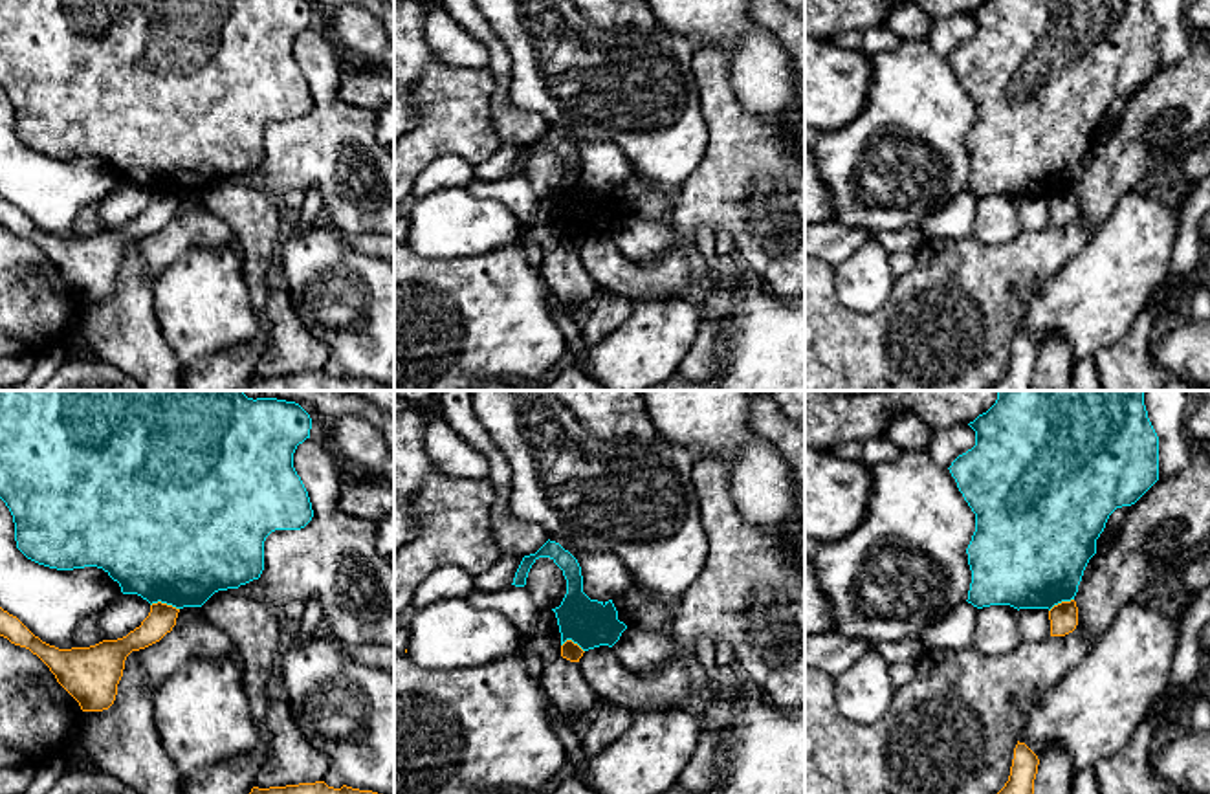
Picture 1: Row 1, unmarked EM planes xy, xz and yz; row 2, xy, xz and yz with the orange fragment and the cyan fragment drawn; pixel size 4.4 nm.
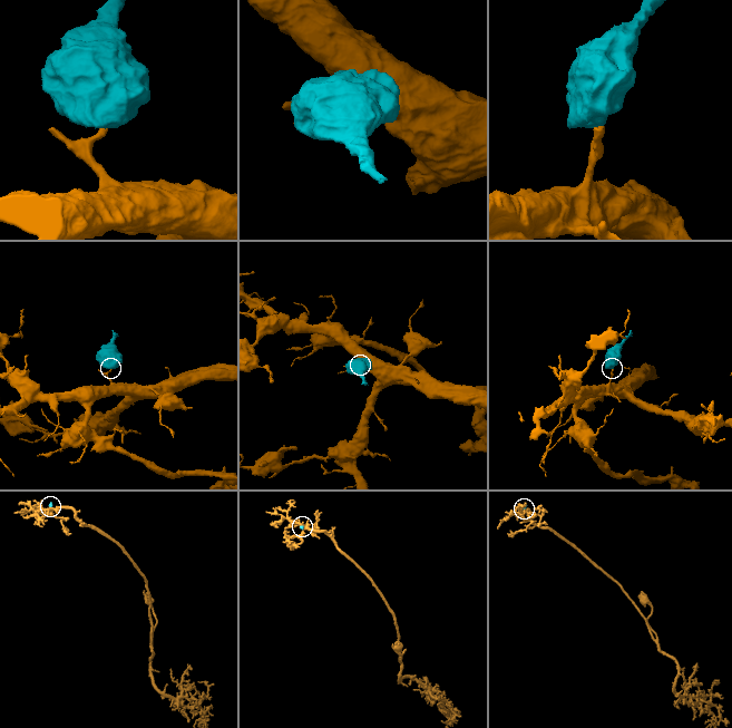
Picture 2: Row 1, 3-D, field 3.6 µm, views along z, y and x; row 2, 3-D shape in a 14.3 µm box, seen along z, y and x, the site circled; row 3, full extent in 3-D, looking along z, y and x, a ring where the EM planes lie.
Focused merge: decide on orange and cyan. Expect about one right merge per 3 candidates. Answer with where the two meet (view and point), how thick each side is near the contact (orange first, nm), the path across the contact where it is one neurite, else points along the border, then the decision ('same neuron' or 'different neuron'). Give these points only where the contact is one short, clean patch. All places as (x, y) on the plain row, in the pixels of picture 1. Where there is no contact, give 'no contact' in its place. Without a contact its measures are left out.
meets orange in xy at (165, 193); 120 nm thick on the orange side, 500 nm on the other; border along xy (151, 193), (164, 191), (178, 198); different neuron

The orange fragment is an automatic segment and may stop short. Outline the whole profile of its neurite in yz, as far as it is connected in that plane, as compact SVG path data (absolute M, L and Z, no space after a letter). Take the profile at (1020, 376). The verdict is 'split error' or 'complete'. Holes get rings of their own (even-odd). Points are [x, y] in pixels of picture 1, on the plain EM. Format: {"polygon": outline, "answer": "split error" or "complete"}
{"polygon": "M1018 330L1008 370L988 391L1030 391L1034 383L1038 354L1038 345L1025 332Z", "answer": "complete"}

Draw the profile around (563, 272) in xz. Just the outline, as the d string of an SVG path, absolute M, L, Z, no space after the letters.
M563 246L546 249L541 260L541 277L550 292L563 301L590 304L601 288L585 270L579 253Z

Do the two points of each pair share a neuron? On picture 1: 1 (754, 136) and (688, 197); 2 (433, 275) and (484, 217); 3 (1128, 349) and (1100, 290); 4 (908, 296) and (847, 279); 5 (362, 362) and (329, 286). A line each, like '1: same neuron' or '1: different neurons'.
1: same neuron
2: different neurons
3: different neurons
4: different neurons
5: same neuron

